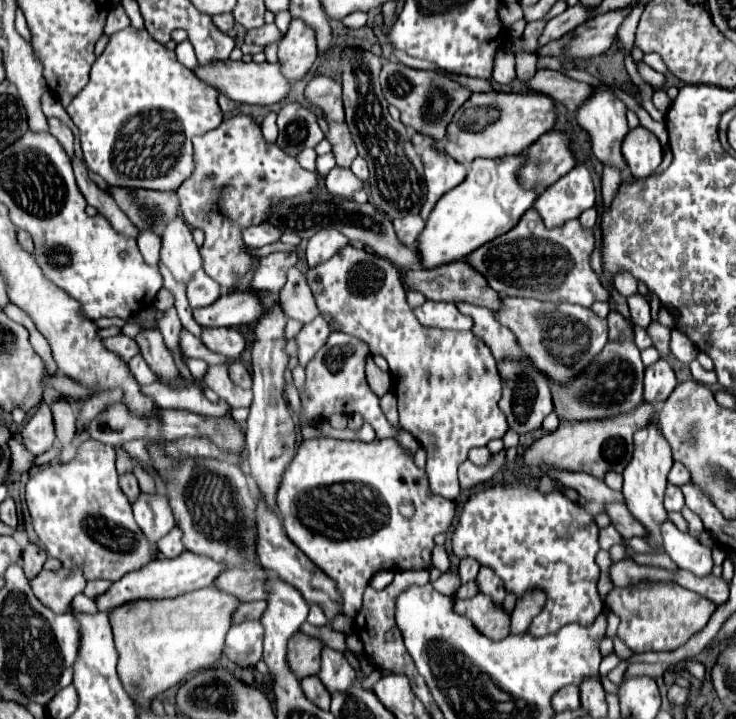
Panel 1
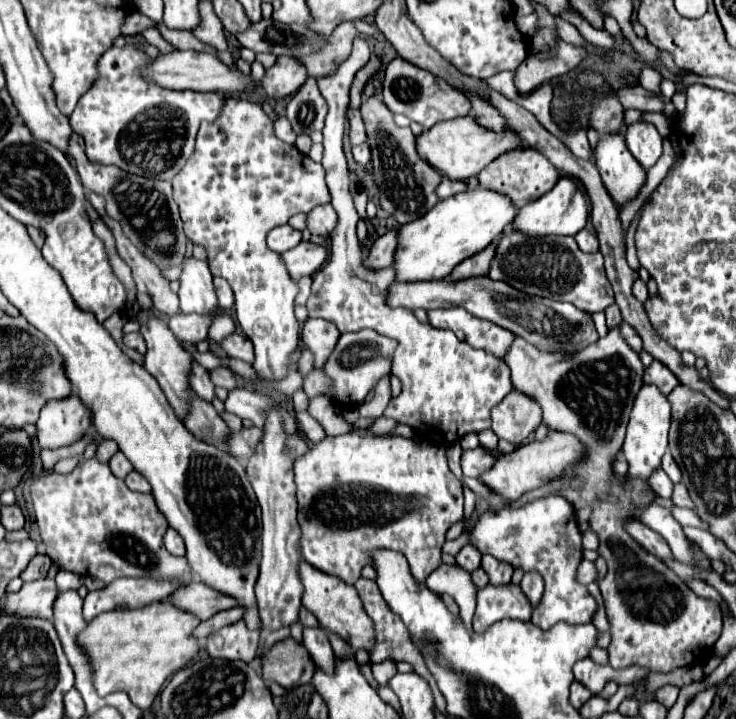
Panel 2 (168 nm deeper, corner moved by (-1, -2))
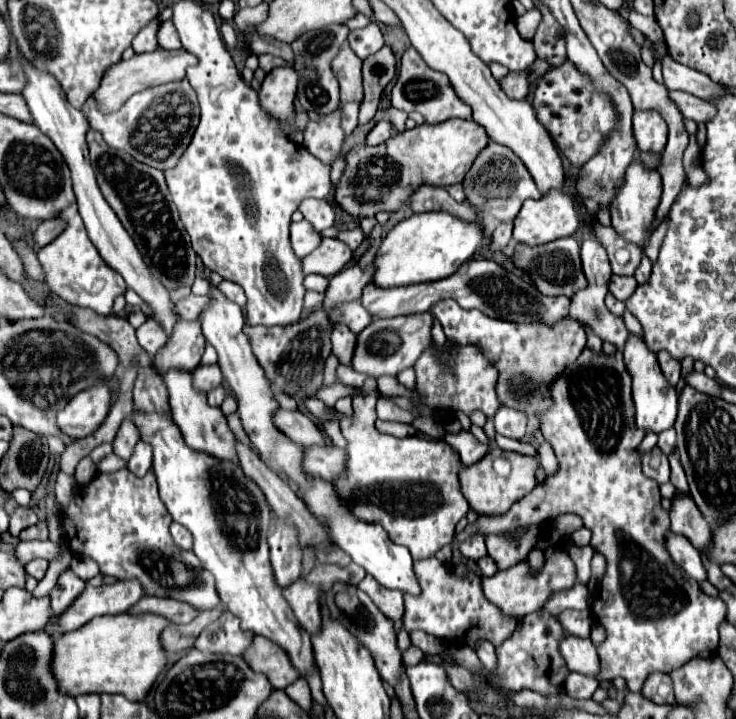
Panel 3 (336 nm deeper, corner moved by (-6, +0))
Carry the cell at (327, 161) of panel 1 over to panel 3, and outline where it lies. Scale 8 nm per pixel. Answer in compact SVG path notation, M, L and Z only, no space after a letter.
M338 107L332 113L322 115L318 121L308 121L304 129L304 147L326 165L330 165L336 159L346 139L340 121L342 111Z

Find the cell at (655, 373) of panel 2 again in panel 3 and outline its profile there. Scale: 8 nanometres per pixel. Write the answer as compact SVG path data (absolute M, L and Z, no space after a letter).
M660 351L660 353L658 353L658 361L660 361L660 367L662 367L666 379L668 379L672 385L676 385L678 379L680 379L680 361L672 359L672 355L670 355L668 351Z

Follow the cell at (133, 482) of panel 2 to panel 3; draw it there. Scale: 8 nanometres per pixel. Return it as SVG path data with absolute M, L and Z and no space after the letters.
M138 441L136 447L134 447L134 453L132 453L130 461L128 461L128 469L134 475L142 477L150 467L152 467L152 447L148 443L144 443L144 441Z

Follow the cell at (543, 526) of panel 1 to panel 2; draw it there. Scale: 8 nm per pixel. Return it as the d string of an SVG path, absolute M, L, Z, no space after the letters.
M561 495L535 499L519 509L505 507L501 511L485 511L473 525L469 543L483 555L489 553L499 561L509 563L513 569L523 569L525 573L537 571L543 577L545 593L531 617L531 623L543 631L559 621L573 625L593 621L597 601L587 587L577 581L577 569L583 561L583 537L577 527L575 509Z

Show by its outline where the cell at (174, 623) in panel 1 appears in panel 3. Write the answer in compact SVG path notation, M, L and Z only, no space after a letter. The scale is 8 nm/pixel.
M106 615L94 617L82 629L54 637L52 675L58 691L76 697L82 693L120 693L130 701L142 701L166 665L160 633L168 625L164 617L144 615Z

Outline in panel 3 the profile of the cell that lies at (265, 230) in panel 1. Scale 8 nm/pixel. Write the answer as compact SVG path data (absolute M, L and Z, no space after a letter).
M302 219L302 221L290 225L290 239L292 239L294 253L302 259L304 255L308 255L310 251L314 251L320 245L322 235L318 231L314 231L314 227L306 219Z

